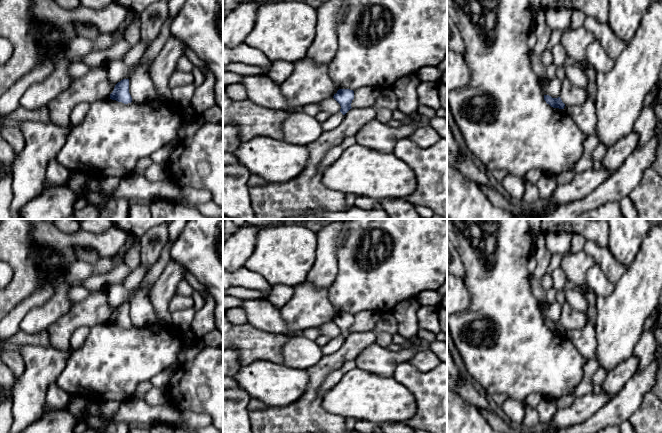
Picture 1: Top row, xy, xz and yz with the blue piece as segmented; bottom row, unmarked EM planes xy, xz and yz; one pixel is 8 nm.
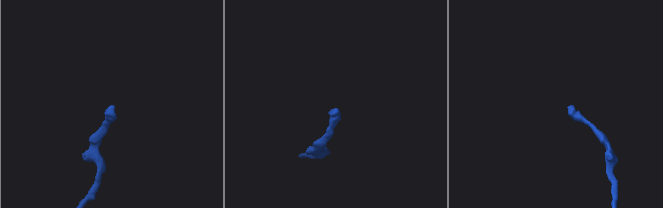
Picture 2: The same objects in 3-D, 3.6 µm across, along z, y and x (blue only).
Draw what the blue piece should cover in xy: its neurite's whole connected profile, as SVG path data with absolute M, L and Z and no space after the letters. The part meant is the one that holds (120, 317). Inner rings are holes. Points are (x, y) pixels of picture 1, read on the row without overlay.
M123 303L115 309L113 316L110 318L110 323L124 328L132 326L132 321L129 317L129 303Z

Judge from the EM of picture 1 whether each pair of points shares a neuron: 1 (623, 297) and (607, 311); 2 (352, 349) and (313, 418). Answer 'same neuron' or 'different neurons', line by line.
1: same neuron
2: same neuron

